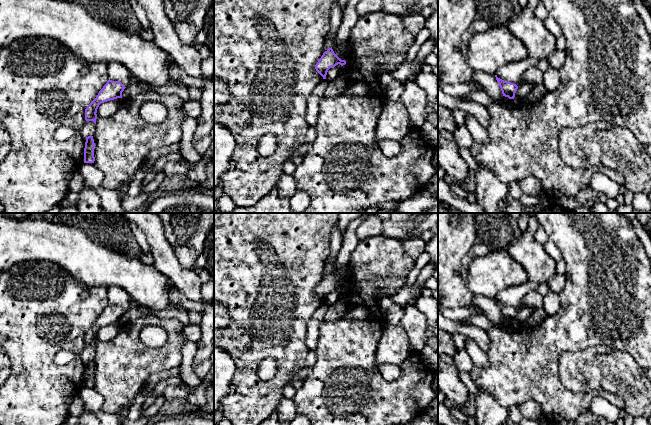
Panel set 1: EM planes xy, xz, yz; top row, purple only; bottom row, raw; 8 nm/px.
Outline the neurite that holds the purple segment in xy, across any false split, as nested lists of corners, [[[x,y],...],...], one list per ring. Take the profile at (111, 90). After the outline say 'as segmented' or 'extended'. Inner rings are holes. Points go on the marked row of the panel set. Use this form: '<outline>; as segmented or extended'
[[[108,80],[96,98],[85,109],[85,120],[93,121],[96,124],[96,113],[99,105],[110,100],[122,98],[122,92],[125,88],[121,82]]]; as segmented

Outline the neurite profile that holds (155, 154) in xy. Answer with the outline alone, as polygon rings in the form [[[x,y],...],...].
[[[173,144],[169,146],[163,146],[160,148],[153,149],[147,156],[145,160],[145,165],[151,165],[156,160],[158,160],[160,157],[173,153],[173,152],[179,152],[180,144]]]

